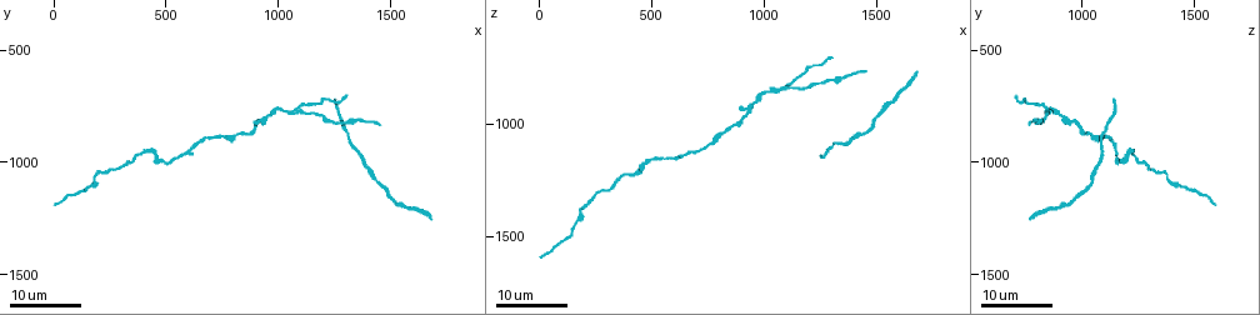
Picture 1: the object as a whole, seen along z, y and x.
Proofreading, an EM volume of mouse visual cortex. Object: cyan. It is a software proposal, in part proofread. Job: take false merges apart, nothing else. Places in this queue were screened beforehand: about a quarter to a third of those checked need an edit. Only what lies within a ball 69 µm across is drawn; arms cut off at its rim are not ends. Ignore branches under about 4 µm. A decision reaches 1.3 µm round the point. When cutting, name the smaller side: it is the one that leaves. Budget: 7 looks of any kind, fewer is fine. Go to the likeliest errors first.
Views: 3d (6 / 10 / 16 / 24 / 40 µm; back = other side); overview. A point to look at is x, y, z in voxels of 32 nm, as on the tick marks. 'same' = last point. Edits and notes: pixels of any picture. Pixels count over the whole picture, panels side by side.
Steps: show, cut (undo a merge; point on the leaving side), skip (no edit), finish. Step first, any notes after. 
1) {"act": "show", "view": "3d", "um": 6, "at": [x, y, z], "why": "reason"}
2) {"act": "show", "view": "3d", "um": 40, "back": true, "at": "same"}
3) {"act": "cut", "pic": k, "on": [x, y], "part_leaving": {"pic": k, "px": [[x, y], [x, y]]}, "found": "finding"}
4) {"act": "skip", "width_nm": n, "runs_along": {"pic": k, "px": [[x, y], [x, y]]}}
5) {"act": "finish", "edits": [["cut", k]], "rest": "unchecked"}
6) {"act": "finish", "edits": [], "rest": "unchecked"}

{"act": "show", "view": "3d", "um": 24, "at": [930, 800, 920], "why": "three arms meet"}

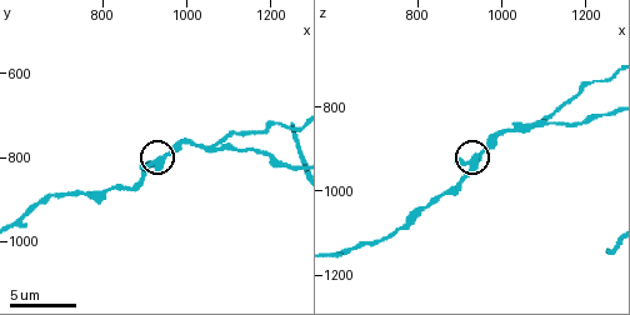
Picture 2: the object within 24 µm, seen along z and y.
{"act": "show", "view": "3d", "um": 6, "at": [935, 805, 915]}

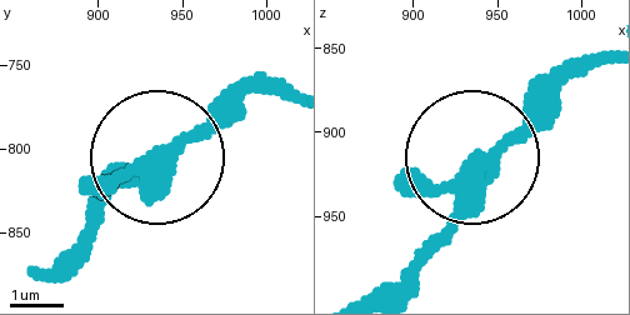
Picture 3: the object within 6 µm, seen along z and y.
{"act": "skip", "arms": 3, "runs_along": {"pic": 3, "px": [[168, 155], [249, 79]]}, "found": "all the same cell"}

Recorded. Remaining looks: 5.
{"act": "show", "view": "3d", "um": 10, "at": [745, 880, 1095], "why": "thick turns thin"}

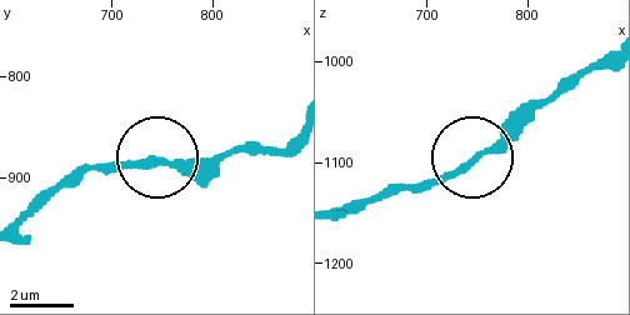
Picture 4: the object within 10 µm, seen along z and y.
{"act": "show", "view": "3d", "um": 10, "back": true, "at": [754, 882, 1094]}

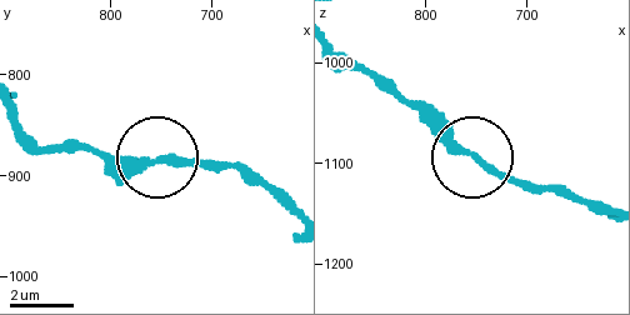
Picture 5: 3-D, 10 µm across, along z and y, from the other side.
{"act": "skip", "width_nm": 260, "runs_along": {"pic": 5, "px": [[21, 126], [46, 143], [79, 143], [126, 159], [229, 168]]}, "found": "all the same cell"}

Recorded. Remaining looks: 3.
{"act": "show", "view": "3d", "um": 16, "at": [310, 1010, 1300], "why": "calibre changes"}

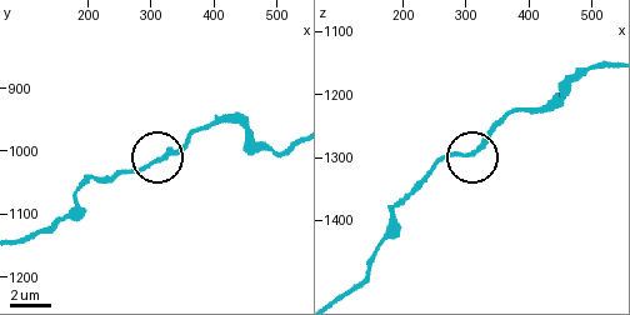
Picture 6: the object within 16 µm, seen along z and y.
{"act": "show", "view": "3d", "um": 10, "at": [315, 1010, 1290]}

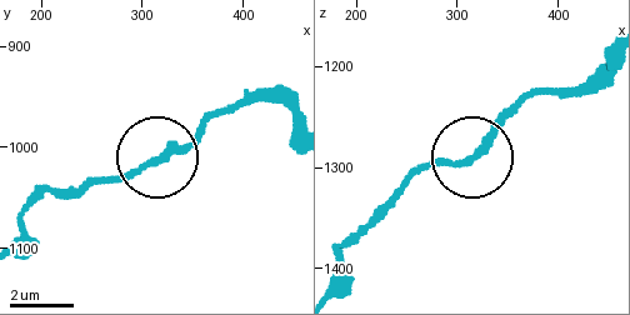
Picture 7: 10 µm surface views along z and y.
{"act": "skip", "runs_along": {"pic": 7, "px": [[291, 110], [275, 103], [226, 105], [146, 164], [93, 180]]}, "found": "continuous, no second cell"}

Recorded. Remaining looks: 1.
{"act": "finish", "edits": [], "rest": "unchecked"}

